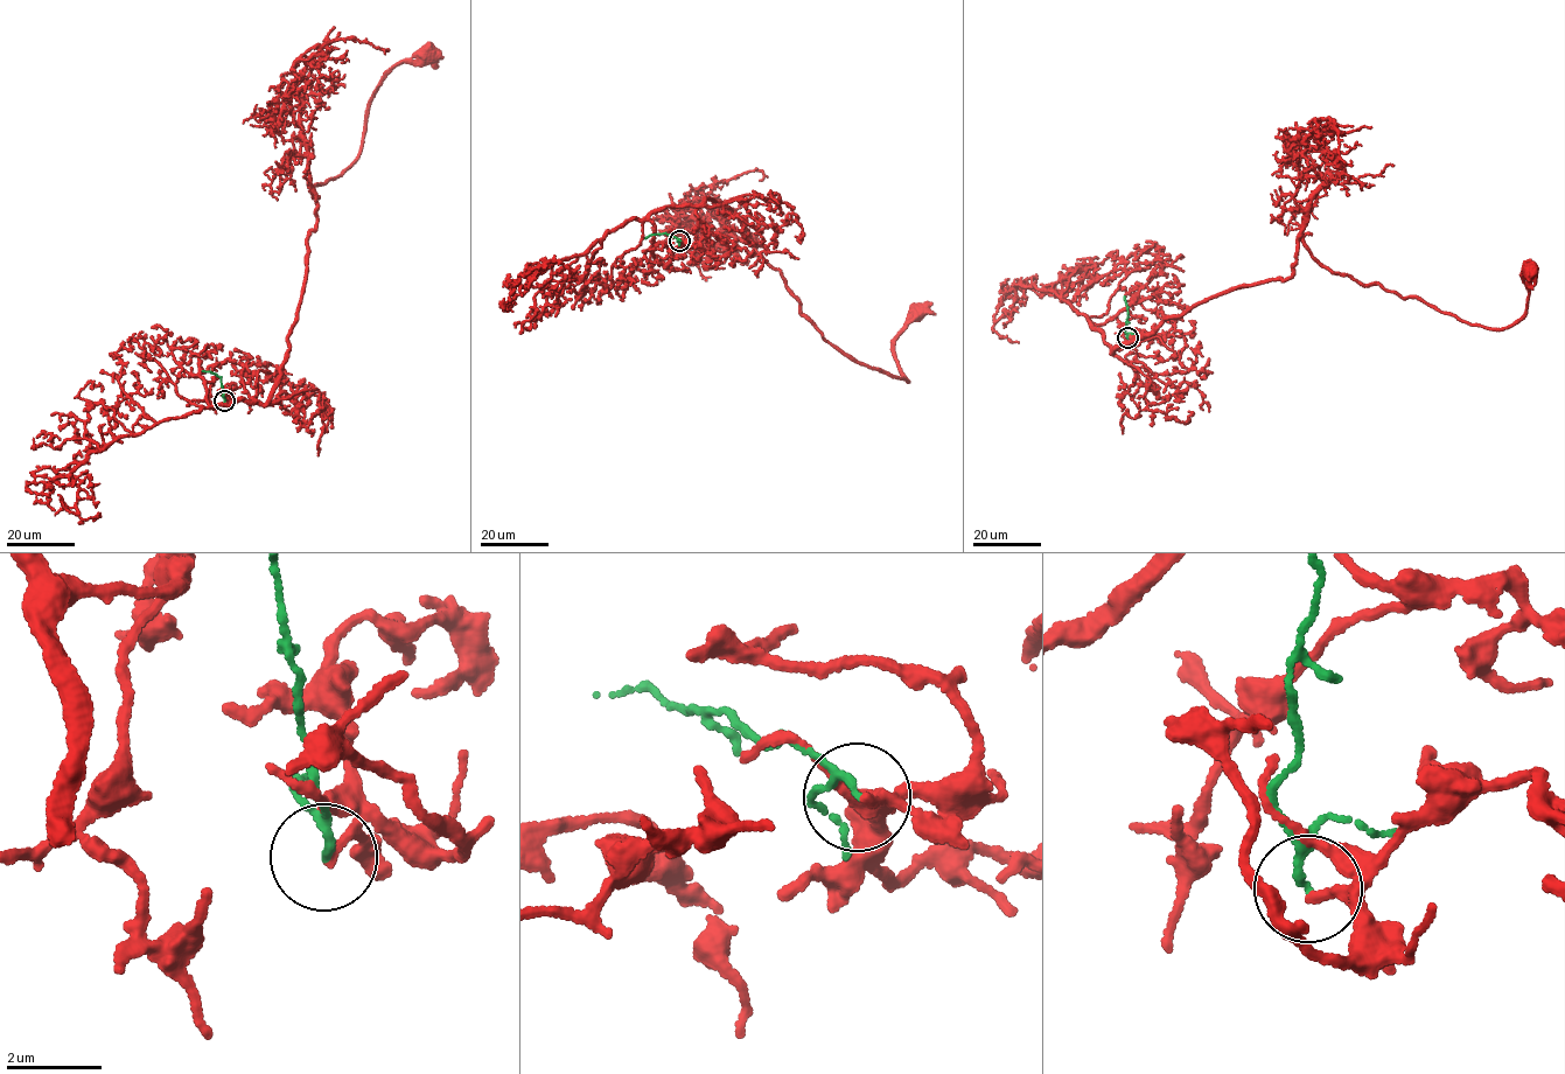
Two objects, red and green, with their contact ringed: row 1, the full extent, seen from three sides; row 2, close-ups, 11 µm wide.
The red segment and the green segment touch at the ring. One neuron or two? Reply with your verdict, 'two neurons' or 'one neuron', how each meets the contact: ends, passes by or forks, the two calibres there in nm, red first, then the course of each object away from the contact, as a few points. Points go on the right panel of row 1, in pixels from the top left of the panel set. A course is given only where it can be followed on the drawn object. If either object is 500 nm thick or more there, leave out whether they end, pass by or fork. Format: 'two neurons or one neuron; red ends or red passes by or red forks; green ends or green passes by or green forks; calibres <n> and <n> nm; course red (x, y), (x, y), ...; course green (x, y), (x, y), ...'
two neurons; red ends; green passes by; calibres 190 and 110 nm; course red (1127, 337), (1152, 334), (1111, 351), (1292, 276), (1300, 237), (1332, 272), (1496, 330), (1524, 314), (1528, 267); course green (1127, 337), (1125, 297)

